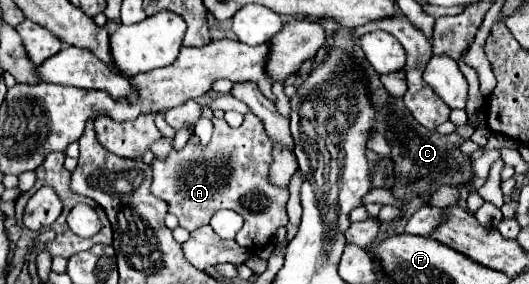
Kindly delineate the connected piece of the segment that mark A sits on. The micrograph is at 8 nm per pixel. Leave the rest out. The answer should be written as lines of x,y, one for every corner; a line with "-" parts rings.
246,114
240,128
230,128
224,118
212,118
212,140
202,146
198,136
192,136
182,150
172,150
166,158
152,160
152,196
168,204
170,214
178,216
180,226
188,232
208,224
216,210
228,208
244,218
244,226
236,242
250,252
264,248
280,226
288,224
286,202
288,192
276,190
268,182
272,164
272,140
264,134
264,124
254,114

